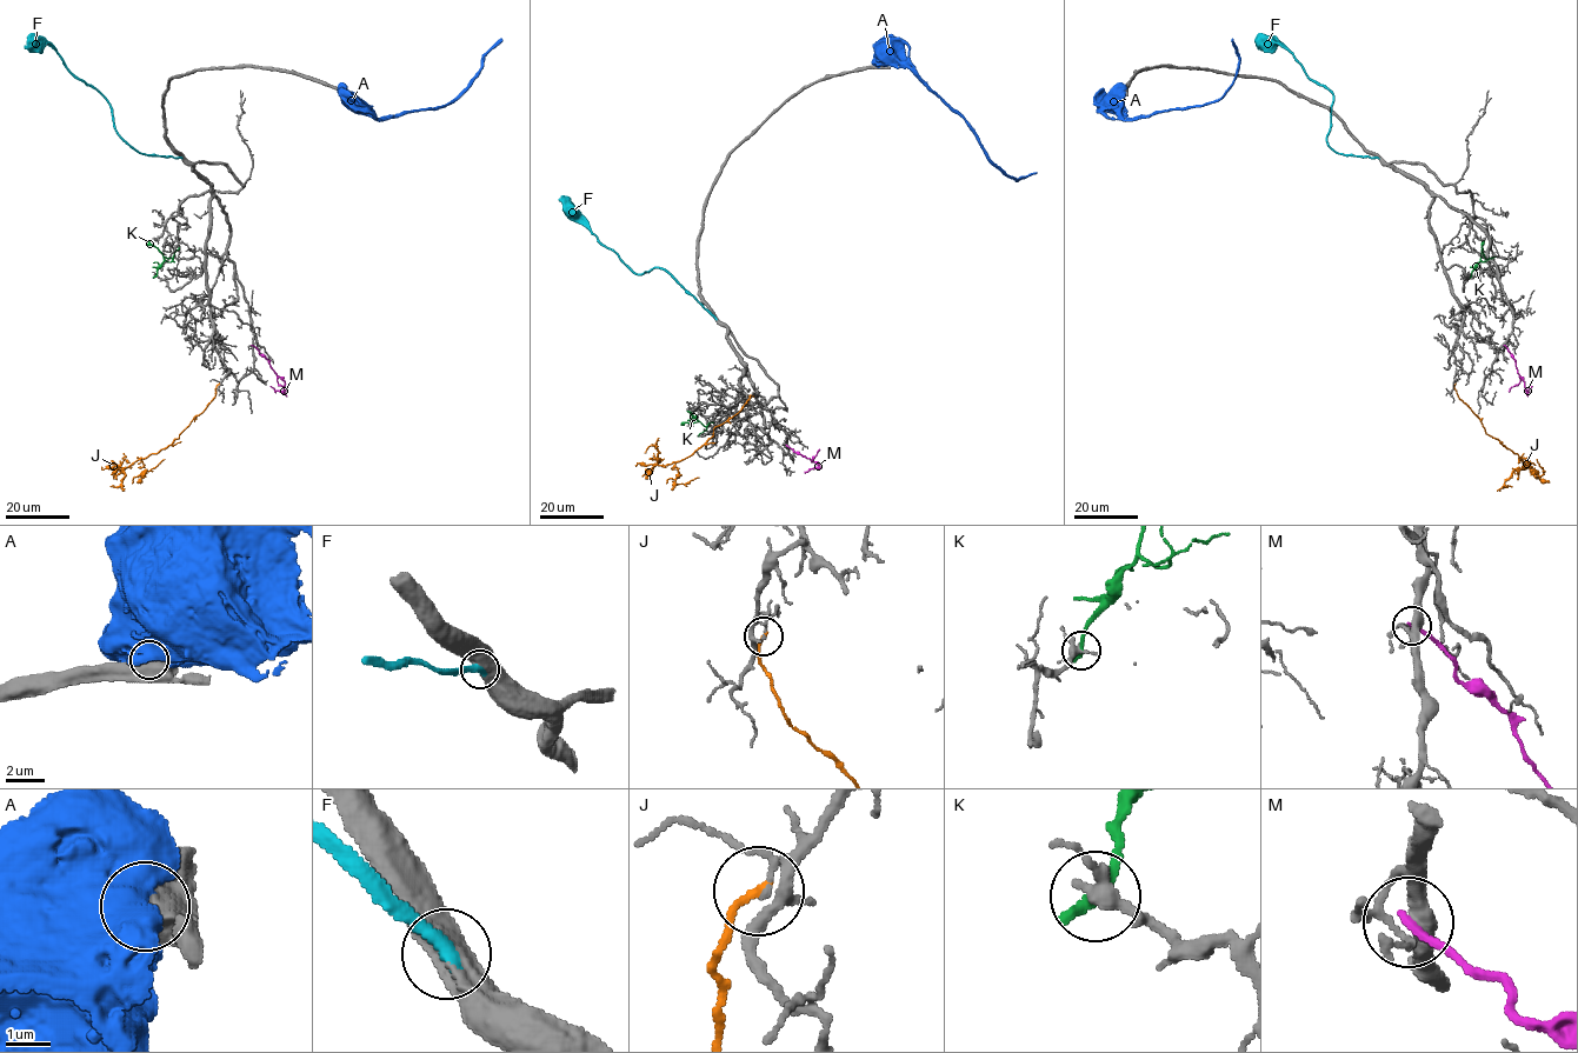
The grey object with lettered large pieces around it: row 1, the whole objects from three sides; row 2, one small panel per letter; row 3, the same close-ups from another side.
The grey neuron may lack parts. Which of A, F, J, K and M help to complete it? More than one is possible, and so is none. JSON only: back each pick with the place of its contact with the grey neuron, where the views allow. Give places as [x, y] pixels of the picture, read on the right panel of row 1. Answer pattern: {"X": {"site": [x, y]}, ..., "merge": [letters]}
{"F": {"site": [1377, 158]}, "merge": ["F"]}

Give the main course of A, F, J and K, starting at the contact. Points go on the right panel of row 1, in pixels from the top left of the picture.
A: (1124, 91), (1122, 112), (1129, 118), (1145, 118), (1218, 100), (1231, 86), (1239, 68), (1232, 38)
F: (1377, 157), (1336, 152), (1326, 135), (1332, 94), (1307, 77), (1280, 44), (1256, 40)
J: (1455, 385), (1457, 395), (1485, 432), (1523, 461), (1524, 468), (1516, 468), (1504, 484), (1511, 486)
K: (1471, 275), (1484, 241)

